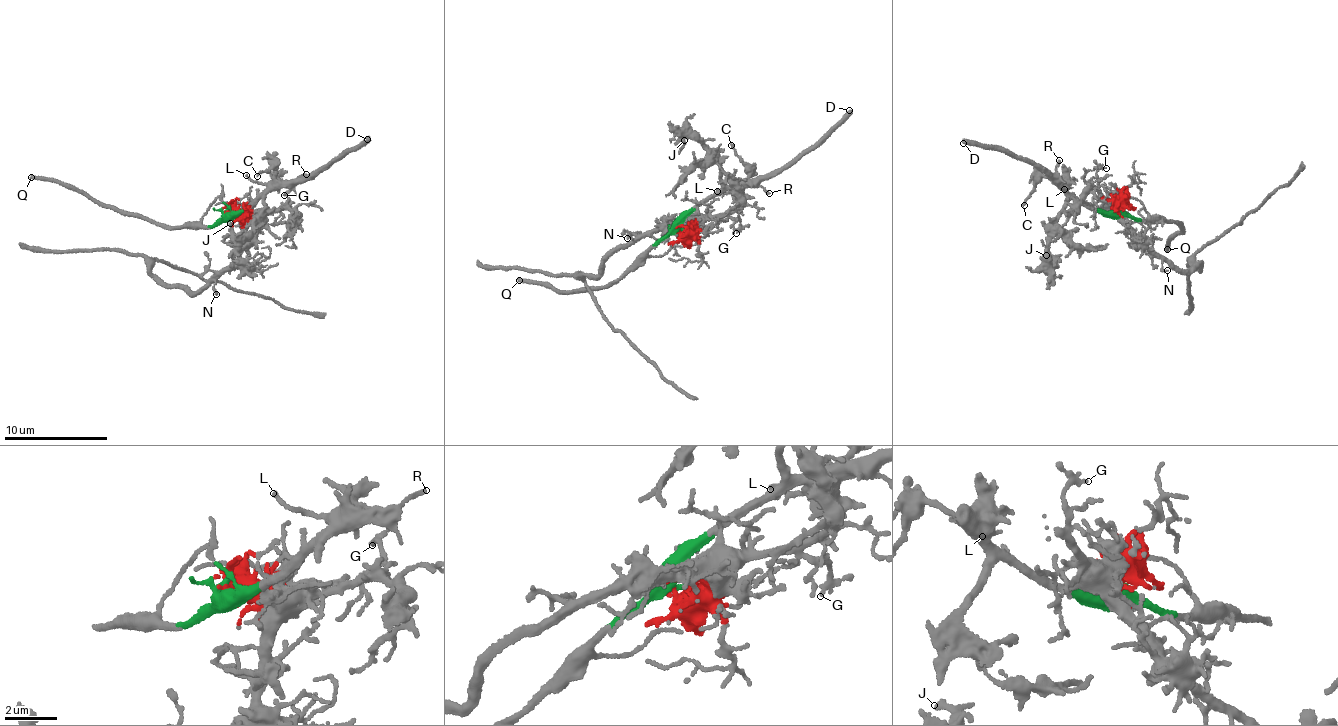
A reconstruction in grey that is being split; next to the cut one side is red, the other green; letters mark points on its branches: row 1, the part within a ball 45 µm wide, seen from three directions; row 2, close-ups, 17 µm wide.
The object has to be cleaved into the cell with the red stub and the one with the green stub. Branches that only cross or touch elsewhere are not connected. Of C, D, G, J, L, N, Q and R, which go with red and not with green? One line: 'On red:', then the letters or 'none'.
On red: G, N

